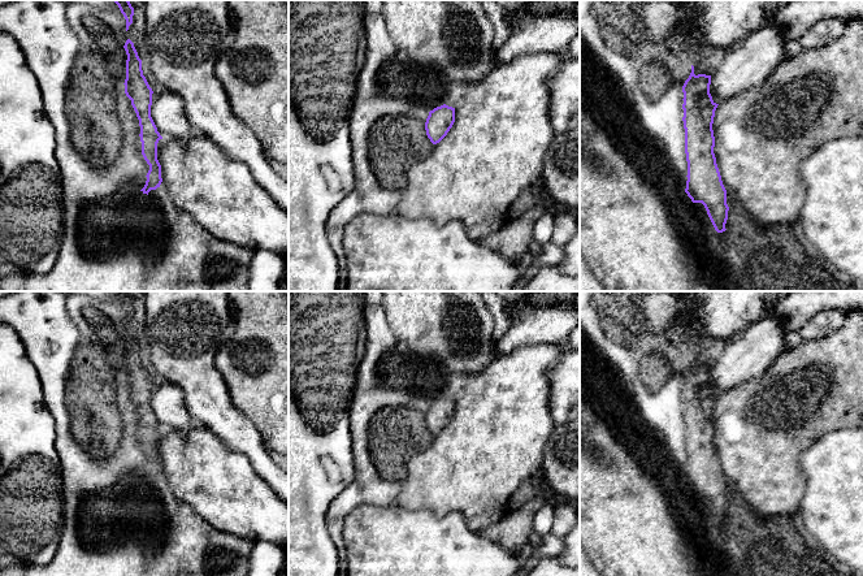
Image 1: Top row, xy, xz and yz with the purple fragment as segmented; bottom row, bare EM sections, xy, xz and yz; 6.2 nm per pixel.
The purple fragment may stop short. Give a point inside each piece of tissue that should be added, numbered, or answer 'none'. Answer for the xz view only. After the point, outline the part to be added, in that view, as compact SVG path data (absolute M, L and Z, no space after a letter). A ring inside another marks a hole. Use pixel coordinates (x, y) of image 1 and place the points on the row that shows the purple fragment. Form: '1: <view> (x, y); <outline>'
none

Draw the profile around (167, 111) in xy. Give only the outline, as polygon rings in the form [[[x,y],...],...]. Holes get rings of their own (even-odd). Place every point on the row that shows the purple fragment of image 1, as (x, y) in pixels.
[[[169,90],[156,95],[151,117],[164,139],[187,142],[198,134],[183,111],[183,101]]]

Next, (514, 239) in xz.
[[[537,203],[520,217],[509,220],[500,230],[482,238],[480,244],[496,251],[507,260],[520,261],[534,241],[534,222],[545,212],[545,207]]]

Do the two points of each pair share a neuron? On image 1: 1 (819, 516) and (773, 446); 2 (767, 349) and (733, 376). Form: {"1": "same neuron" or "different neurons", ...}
{"1": "different neurons", "2": "same neuron"}

